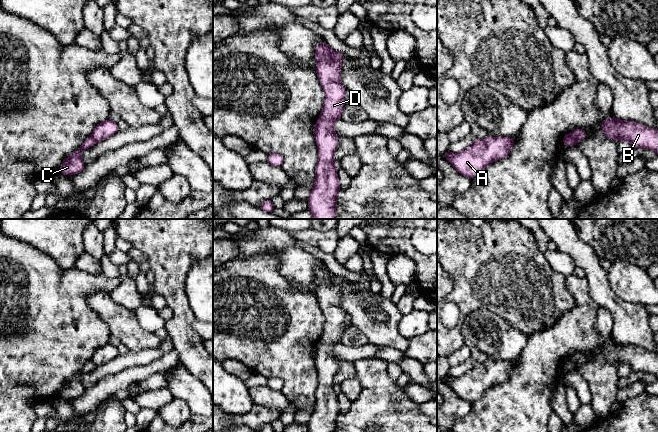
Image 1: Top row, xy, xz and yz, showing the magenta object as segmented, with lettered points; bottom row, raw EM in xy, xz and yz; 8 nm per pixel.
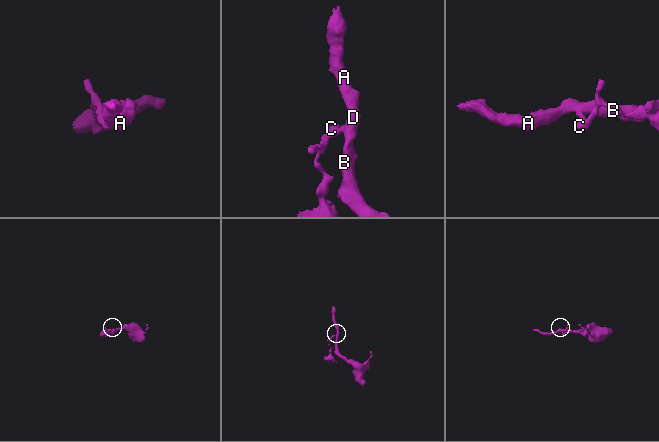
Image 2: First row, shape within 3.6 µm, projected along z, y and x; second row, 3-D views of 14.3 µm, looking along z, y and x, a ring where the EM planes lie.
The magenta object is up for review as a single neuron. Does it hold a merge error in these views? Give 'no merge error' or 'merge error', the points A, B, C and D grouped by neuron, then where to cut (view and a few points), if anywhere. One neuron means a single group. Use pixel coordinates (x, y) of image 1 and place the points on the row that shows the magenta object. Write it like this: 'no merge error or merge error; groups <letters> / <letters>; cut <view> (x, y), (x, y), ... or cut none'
merge error; groups A B D / C; cut yz (563, 140), (574, 139), (577, 143)

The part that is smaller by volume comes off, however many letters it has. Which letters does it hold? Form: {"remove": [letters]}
{"remove": ["C"]}

